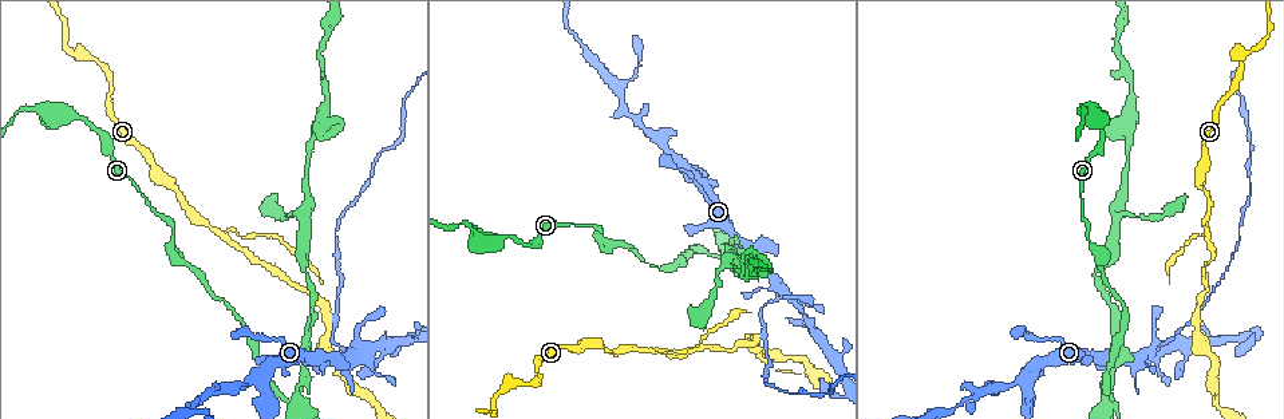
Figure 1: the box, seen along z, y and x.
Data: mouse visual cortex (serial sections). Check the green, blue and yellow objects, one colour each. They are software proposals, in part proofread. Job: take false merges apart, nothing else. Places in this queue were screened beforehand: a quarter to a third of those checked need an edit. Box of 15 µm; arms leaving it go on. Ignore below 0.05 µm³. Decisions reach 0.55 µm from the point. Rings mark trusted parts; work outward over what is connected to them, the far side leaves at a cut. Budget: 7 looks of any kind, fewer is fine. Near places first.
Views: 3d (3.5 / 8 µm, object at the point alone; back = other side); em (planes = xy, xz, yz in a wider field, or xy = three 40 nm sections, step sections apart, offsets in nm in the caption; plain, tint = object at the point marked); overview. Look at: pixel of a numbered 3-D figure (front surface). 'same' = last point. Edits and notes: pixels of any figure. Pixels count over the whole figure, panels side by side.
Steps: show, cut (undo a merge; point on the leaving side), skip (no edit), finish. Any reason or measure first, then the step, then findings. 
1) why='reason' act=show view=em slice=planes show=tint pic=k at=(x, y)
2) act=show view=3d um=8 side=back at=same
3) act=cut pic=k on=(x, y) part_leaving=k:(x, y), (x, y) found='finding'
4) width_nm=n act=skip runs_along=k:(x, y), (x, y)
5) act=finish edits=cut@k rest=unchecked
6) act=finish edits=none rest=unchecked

why='two arms at a narrow angle' act=show view=3d um=8 pic=1 at=(649, 347)

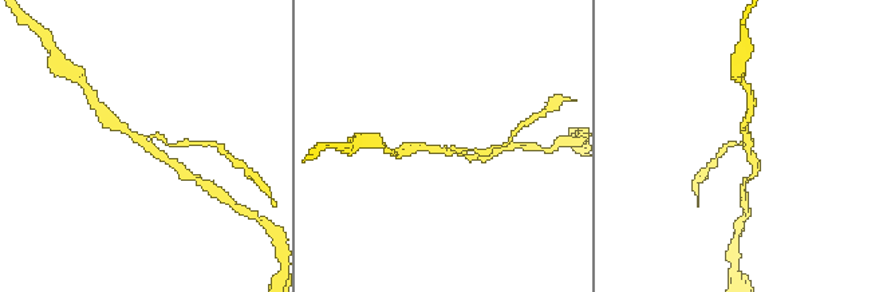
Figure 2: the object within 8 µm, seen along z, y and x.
arms=3 arm_widths_nm=100,150,200 why='shape alone is not enough' act=show view=em slice=xy step=2 show=tint pic=2 at=(746, 143)

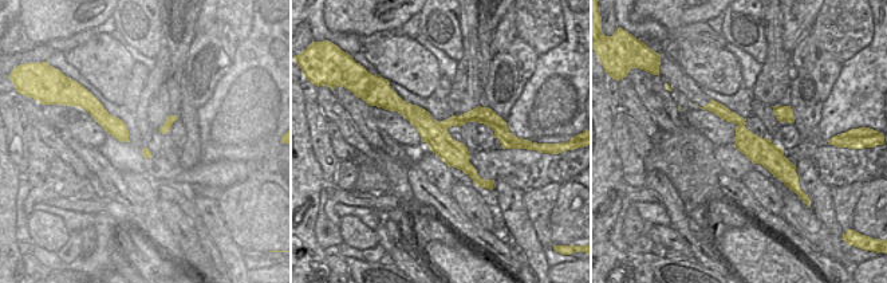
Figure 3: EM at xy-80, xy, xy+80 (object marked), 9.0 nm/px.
act=cut pic=2 on=(180, 143) part_leaving=2:(150, 138), (158, 135), (172, 143), (200, 142) found='two cells meet here'

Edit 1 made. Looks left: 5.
why='see it whole again' act=show view=overview

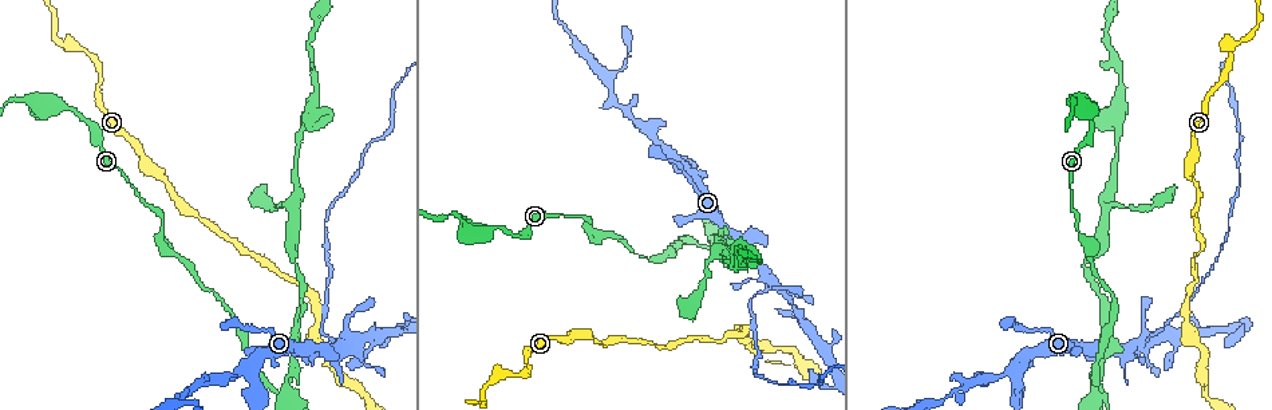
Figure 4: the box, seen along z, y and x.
why='sharp bend' act=show view=3d um=3.5 side=back pic=4 at=(1099, 395)

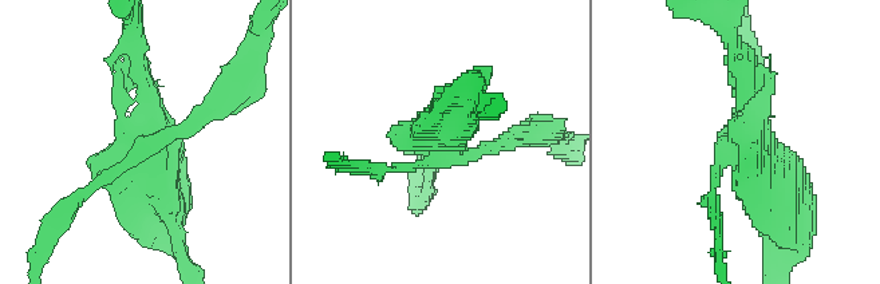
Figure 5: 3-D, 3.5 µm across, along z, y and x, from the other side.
why='shape alone is not enough' act=show view=em slice=xy step=1 show=tint pic=5 at=(151, 148)

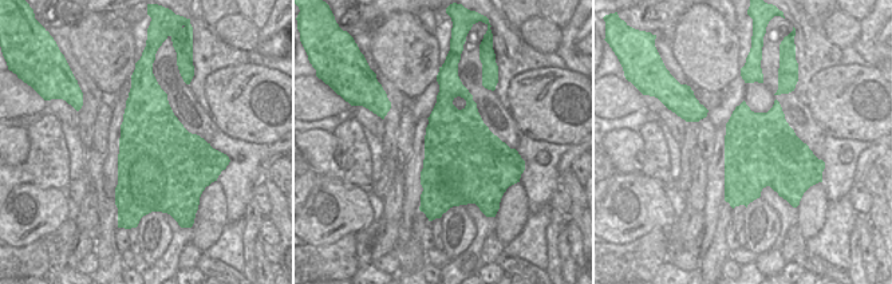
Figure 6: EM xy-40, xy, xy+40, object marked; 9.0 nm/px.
act=cut pic=5 on=(773, 174) part_leaving=5:(731, 146), (753, 67), (729, 35) found='a second cell is stuck on'

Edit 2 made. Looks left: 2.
act=finish edits=cut@2,cut@5 rest=unchecked

